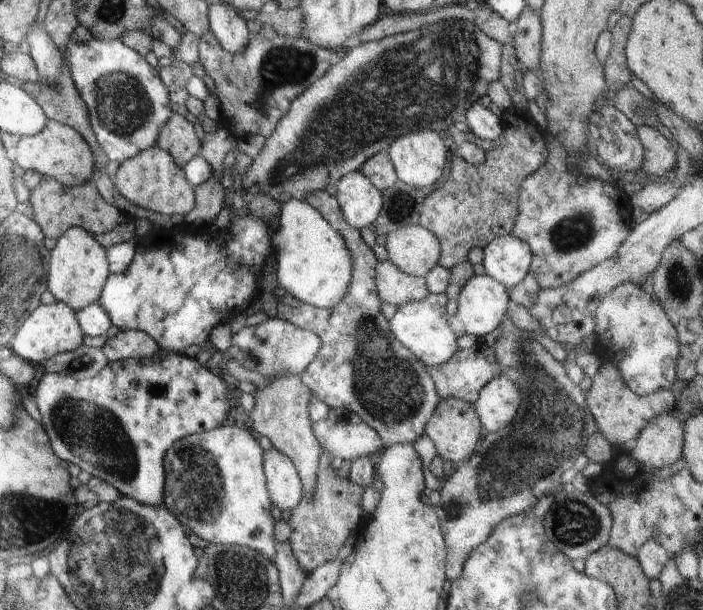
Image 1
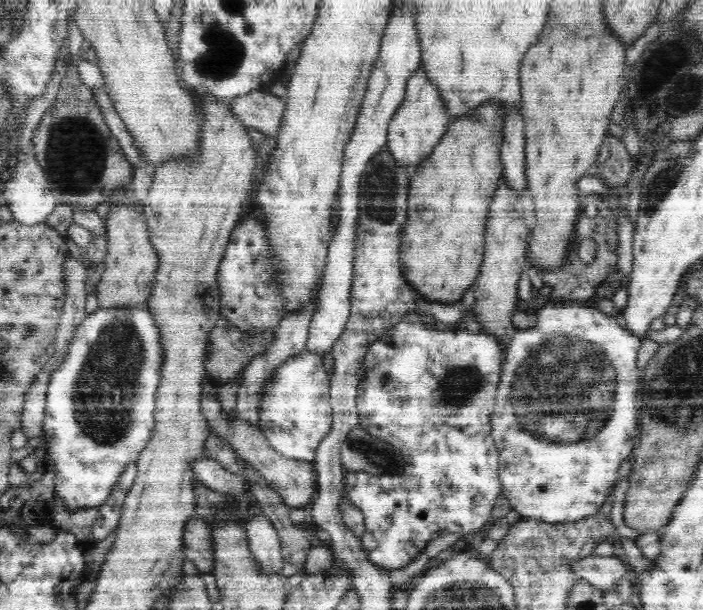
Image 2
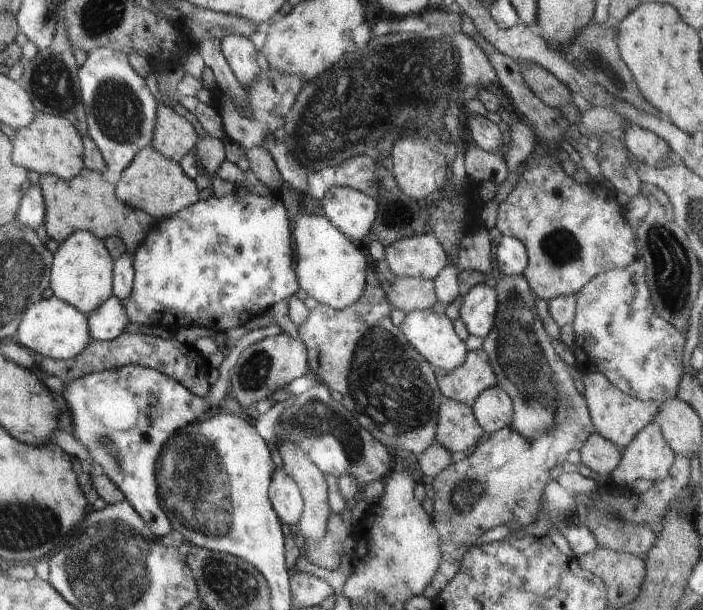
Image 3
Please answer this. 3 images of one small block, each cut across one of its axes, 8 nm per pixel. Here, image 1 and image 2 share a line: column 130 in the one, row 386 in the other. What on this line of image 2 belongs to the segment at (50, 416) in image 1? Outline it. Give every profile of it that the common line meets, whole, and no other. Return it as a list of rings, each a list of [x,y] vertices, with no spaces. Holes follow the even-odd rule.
[[[399,322],[392,329],[388,330],[384,337],[380,337],[369,346],[369,352],[363,358],[365,379],[360,381],[357,411],[359,416],[359,426],[371,436],[382,438],[384,442],[395,446],[406,461],[405,471],[399,475],[386,473],[377,476],[367,476],[365,472],[350,472],[345,474],[346,492],[345,498],[358,508],[365,516],[365,534],[360,538],[363,543],[363,553],[366,553],[367,560],[374,566],[380,566],[384,570],[392,571],[401,569],[402,566],[409,565],[418,553],[424,553],[426,544],[430,538],[440,536],[440,534],[478,534],[481,528],[491,520],[491,515],[495,504],[502,492],[499,481],[499,454],[494,439],[492,439],[490,422],[494,398],[498,384],[500,382],[500,372],[502,372],[502,358],[506,344],[500,343],[498,337],[488,333],[472,334],[472,332],[462,330],[462,332],[440,332],[440,330],[426,330],[422,324]]]

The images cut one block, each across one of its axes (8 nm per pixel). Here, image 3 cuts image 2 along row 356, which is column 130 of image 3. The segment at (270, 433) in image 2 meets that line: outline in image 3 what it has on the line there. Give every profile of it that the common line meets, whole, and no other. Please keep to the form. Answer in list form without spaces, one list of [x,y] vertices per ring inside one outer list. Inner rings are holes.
[[[233,193],[225,198],[210,197],[206,200],[198,200],[192,206],[179,210],[170,218],[158,218],[147,232],[146,238],[141,245],[133,252],[133,267],[135,272],[133,287],[130,296],[126,298],[124,305],[128,311],[130,322],[136,324],[156,324],[162,325],[170,331],[177,332],[178,328],[186,328],[186,326],[204,326],[210,328],[214,332],[228,332],[230,328],[242,328],[242,325],[250,321],[254,317],[271,310],[271,307],[287,299],[295,294],[299,288],[297,276],[294,267],[294,248],[290,246],[290,220],[286,213],[286,207],[276,194],[257,195]]]

